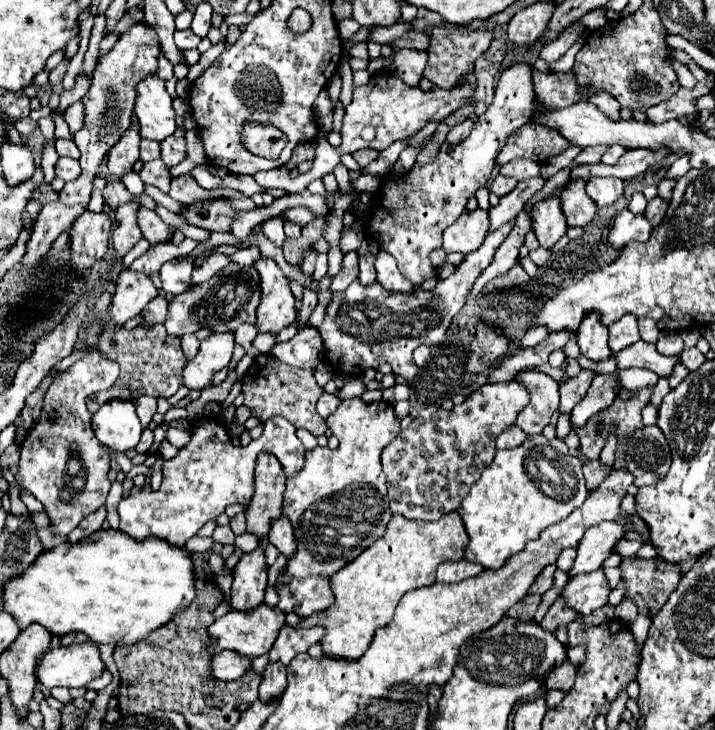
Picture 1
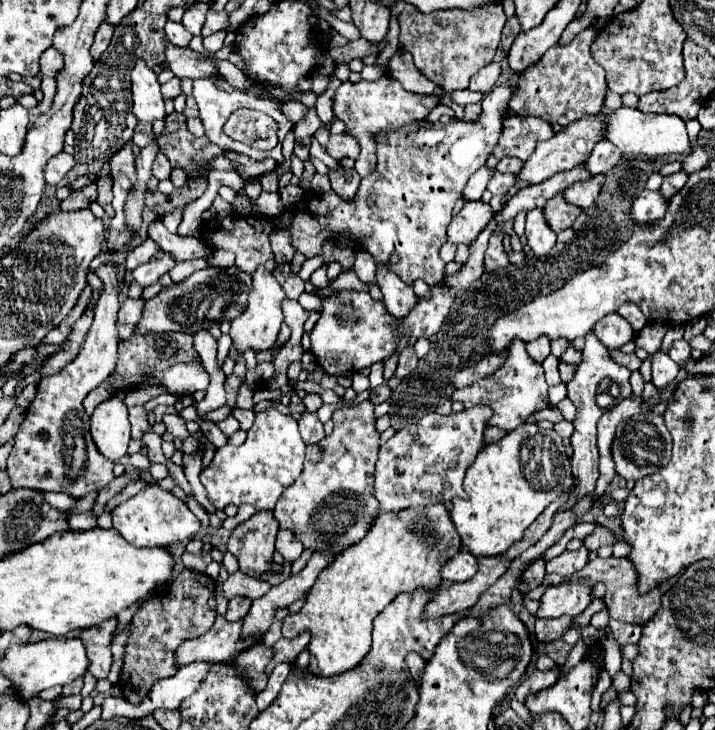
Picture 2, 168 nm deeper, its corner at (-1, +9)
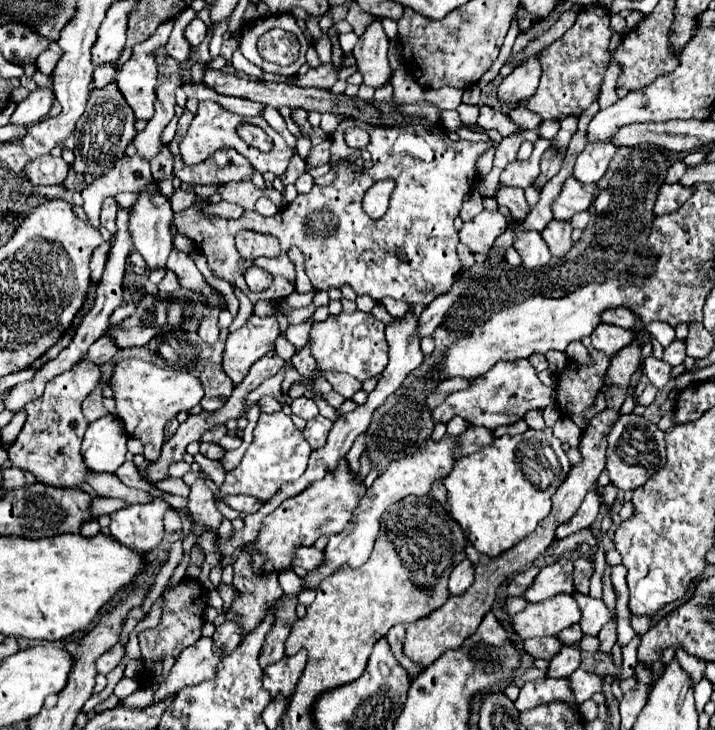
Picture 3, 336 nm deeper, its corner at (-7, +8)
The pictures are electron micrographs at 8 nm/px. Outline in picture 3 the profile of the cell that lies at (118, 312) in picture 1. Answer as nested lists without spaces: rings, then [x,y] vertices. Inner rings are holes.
[[[157,182],[149,184],[139,200],[131,206],[133,214],[131,214],[131,220],[129,220],[129,232],[131,232],[131,238],[133,238],[133,244],[135,244],[135,250],[145,258],[147,266],[151,270],[155,268],[165,268],[167,264],[167,256],[173,248],[173,236],[169,232],[169,224],[173,220],[173,210],[171,210],[171,204],[169,200],[159,192],[157,188]]]

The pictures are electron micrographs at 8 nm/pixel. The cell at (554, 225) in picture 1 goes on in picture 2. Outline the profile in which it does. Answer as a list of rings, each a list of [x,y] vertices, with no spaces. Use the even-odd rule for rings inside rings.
[[[537,209],[527,213],[525,237],[527,237],[527,245],[531,247],[531,251],[537,257],[547,255],[557,241],[557,235],[553,235],[553,231],[549,231],[549,227],[545,227],[545,219],[543,219],[541,211],[537,211]]]

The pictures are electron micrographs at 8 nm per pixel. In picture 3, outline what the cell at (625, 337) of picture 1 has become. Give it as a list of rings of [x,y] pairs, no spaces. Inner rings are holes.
[[[599,324],[599,328],[595,328],[595,332],[591,334],[593,348],[603,350],[607,356],[615,356],[615,352],[631,344],[633,338],[635,338],[635,330],[615,328],[613,324]]]

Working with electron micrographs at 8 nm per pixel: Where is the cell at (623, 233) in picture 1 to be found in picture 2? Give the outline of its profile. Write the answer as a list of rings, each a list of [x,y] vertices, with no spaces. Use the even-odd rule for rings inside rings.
[[[643,191],[631,207],[631,219],[637,225],[649,223],[649,221],[661,219],[665,211],[667,211],[667,199],[659,195],[659,191]]]

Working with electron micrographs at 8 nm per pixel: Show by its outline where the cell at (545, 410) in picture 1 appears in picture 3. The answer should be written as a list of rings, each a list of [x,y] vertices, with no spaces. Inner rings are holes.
[[[529,360],[499,361],[491,372],[479,376],[479,380],[475,380],[467,390],[447,396],[447,400],[433,410],[433,418],[435,422],[449,422],[455,414],[459,414],[473,426],[495,430],[505,424],[515,424],[529,410],[543,410],[549,404],[555,404],[555,390],[541,384]]]

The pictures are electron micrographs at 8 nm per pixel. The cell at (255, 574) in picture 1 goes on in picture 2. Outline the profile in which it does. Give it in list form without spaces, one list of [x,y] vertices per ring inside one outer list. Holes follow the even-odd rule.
[[[235,597],[235,599],[231,599],[231,601],[229,601],[229,605],[227,605],[225,619],[227,619],[227,621],[231,621],[231,623],[233,623],[233,621],[239,621],[239,619],[243,619],[243,617],[247,615],[249,607],[251,607],[251,599]]]

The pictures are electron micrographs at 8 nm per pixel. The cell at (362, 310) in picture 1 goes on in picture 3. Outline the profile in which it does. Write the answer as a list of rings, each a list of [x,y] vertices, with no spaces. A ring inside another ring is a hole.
[[[341,312],[337,316],[329,316],[325,322],[313,322],[309,338],[313,358],[317,362],[317,368],[321,370],[345,372],[357,380],[365,380],[369,376],[379,376],[387,366],[385,324],[367,312]]]

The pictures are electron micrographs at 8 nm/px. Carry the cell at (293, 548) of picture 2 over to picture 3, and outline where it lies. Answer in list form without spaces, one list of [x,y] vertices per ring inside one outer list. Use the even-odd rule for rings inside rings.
[[[303,546],[303,548],[297,548],[295,550],[293,566],[301,566],[305,570],[313,570],[313,568],[317,568],[321,564],[321,560],[323,560],[323,552],[321,550],[317,550],[313,546],[311,548]]]

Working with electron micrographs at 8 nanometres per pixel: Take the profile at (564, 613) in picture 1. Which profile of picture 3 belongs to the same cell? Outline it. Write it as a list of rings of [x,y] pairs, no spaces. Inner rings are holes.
[[[545,636],[545,638],[531,638],[531,640],[525,640],[525,650],[533,656],[533,658],[545,658],[545,660],[551,660],[559,648],[563,648],[565,644],[559,640],[559,636]]]

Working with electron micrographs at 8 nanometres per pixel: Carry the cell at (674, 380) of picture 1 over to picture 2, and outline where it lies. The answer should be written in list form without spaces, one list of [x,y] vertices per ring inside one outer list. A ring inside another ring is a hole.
[[[657,351],[651,355],[651,383],[657,389],[665,389],[667,385],[671,385],[675,381],[677,373],[679,373],[679,367],[677,367],[677,363],[673,363],[669,359],[667,353]]]

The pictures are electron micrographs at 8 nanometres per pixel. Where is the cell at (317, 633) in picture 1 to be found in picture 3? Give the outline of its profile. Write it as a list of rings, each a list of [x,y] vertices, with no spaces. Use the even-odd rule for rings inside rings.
[[[299,650],[295,656],[285,656],[283,660],[267,666],[263,670],[263,686],[271,692],[271,696],[277,696],[279,692],[289,698],[295,690],[295,684],[299,676],[303,674],[307,662],[307,650]]]

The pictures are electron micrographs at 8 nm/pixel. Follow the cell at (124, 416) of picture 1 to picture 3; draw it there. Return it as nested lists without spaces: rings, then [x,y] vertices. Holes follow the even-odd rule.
[[[113,414],[91,422],[81,448],[87,468],[93,472],[115,472],[125,462],[127,440],[123,422]]]

